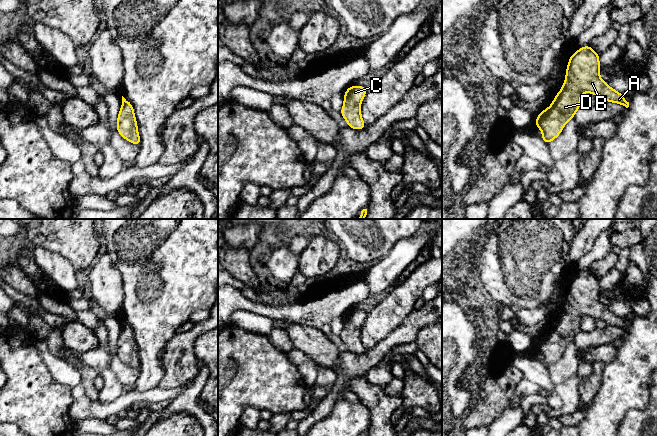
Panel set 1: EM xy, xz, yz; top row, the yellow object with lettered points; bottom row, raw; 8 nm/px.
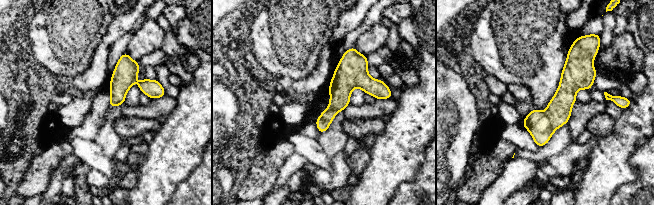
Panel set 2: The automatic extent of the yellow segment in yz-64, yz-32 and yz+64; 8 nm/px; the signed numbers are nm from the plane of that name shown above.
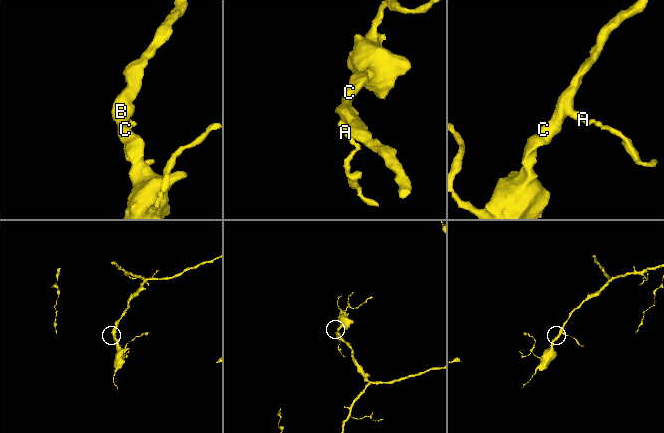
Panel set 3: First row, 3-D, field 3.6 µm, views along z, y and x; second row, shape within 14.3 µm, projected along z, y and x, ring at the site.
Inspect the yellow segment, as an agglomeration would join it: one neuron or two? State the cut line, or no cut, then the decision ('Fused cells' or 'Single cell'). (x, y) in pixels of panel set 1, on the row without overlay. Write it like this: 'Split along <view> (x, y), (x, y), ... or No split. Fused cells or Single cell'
No split. Single cell

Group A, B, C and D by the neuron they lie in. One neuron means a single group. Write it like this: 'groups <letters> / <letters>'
groups A B C D

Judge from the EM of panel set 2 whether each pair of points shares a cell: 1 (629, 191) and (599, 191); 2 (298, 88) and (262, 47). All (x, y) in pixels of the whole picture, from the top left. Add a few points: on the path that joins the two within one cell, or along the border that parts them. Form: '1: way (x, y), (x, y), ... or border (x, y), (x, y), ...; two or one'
1: border (636, 180), (630, 183), (623, 183), (613, 194); two
2: border (313, 70), (305, 78), (292, 81); two

